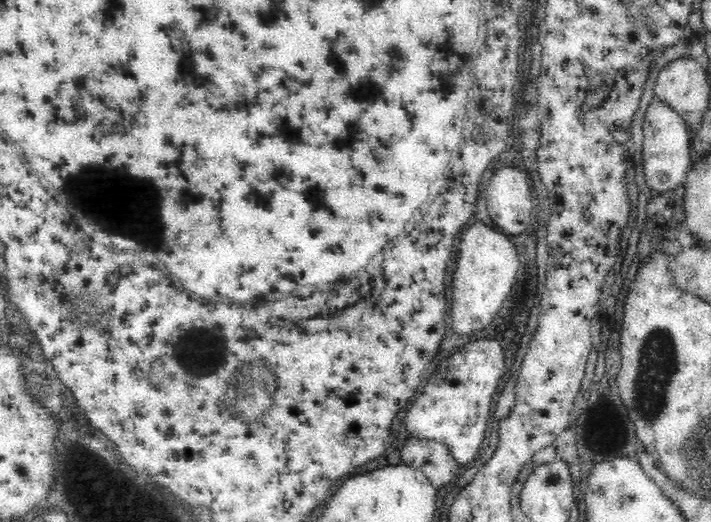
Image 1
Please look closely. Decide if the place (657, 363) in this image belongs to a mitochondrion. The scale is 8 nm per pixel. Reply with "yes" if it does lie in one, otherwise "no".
yes

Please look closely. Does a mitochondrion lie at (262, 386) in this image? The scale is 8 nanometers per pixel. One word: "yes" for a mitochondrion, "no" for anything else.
yes

